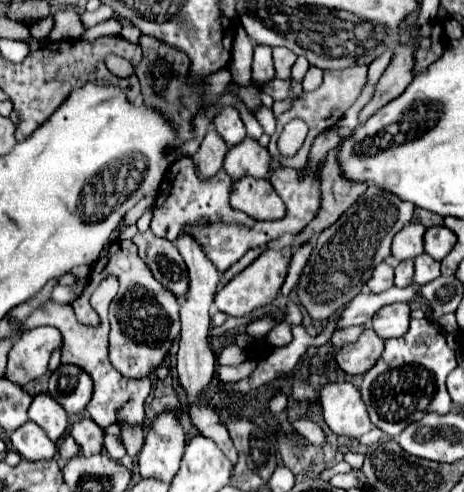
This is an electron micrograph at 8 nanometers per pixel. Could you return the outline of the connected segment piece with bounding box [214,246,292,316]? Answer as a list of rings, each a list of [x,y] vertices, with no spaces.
[[[284,246],[282,250],[266,250],[266,252],[262,252],[248,268],[244,268],[240,274],[236,274],[226,286],[222,286],[214,294],[216,308],[220,312],[228,314],[228,316],[244,316],[244,314],[252,312],[254,308],[272,302],[276,298],[280,286],[284,284],[290,256],[292,256],[290,246]]]

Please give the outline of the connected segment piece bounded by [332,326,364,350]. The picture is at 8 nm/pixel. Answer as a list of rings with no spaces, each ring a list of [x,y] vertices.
[[[352,326],[352,328],[344,328],[344,330],[334,332],[334,336],[332,336],[332,344],[334,344],[334,348],[338,350],[338,348],[342,348],[344,344],[356,342],[358,336],[362,334],[362,330],[364,330],[364,326]]]

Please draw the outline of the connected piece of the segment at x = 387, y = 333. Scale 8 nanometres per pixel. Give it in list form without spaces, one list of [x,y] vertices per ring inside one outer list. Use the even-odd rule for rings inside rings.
[[[396,302],[390,306],[380,308],[374,318],[372,318],[372,330],[382,336],[384,340],[388,338],[400,338],[406,334],[410,322],[410,308],[406,302]]]

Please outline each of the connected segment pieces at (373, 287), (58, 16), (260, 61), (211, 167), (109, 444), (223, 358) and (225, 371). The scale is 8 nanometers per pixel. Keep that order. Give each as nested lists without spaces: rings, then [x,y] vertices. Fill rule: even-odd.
[[[386,262],[378,264],[366,284],[368,284],[370,292],[374,292],[374,294],[380,294],[380,292],[392,288],[394,286],[394,268]]]
[[[60,8],[54,12],[54,28],[46,36],[48,40],[64,40],[64,38],[80,38],[86,32],[86,26],[80,20],[76,8]]]
[[[256,46],[254,48],[251,69],[254,70],[254,80],[259,84],[275,78],[272,48],[270,46]]]
[[[210,128],[198,148],[198,152],[192,156],[198,172],[202,178],[212,178],[224,162],[224,156],[228,152],[226,142],[218,136],[218,132],[214,132],[214,128]]]
[[[106,434],[106,438],[104,438],[104,448],[106,448],[108,454],[110,454],[112,458],[116,458],[116,460],[122,460],[122,458],[126,456],[126,448],[124,448],[124,444],[122,444],[122,440],[120,440],[118,436]]]
[[[236,344],[226,346],[218,356],[218,364],[242,364],[244,360],[246,360],[246,352]]]
[[[246,360],[242,366],[218,366],[216,378],[220,382],[236,382],[240,378],[246,378],[254,368],[256,368],[254,360]]]

